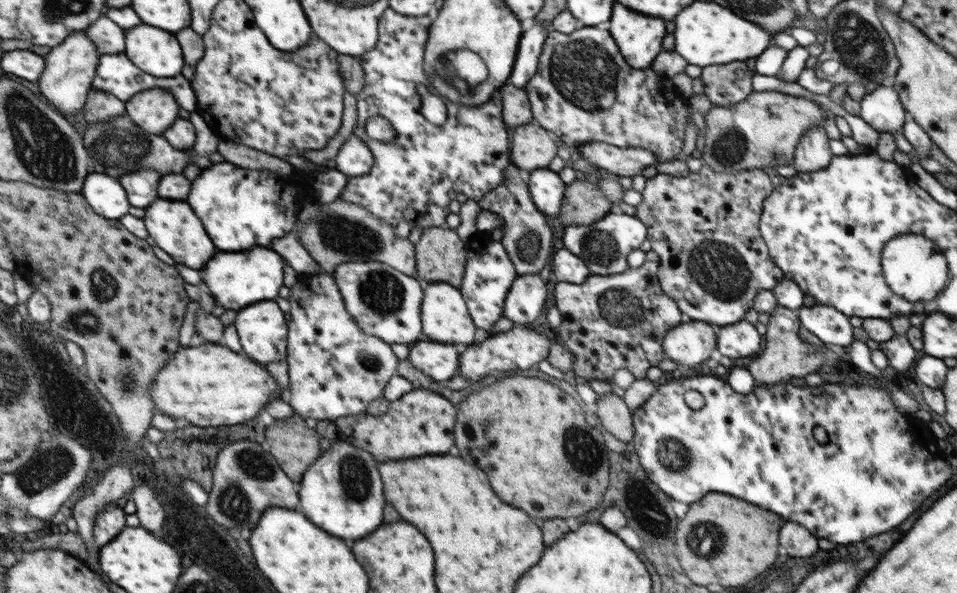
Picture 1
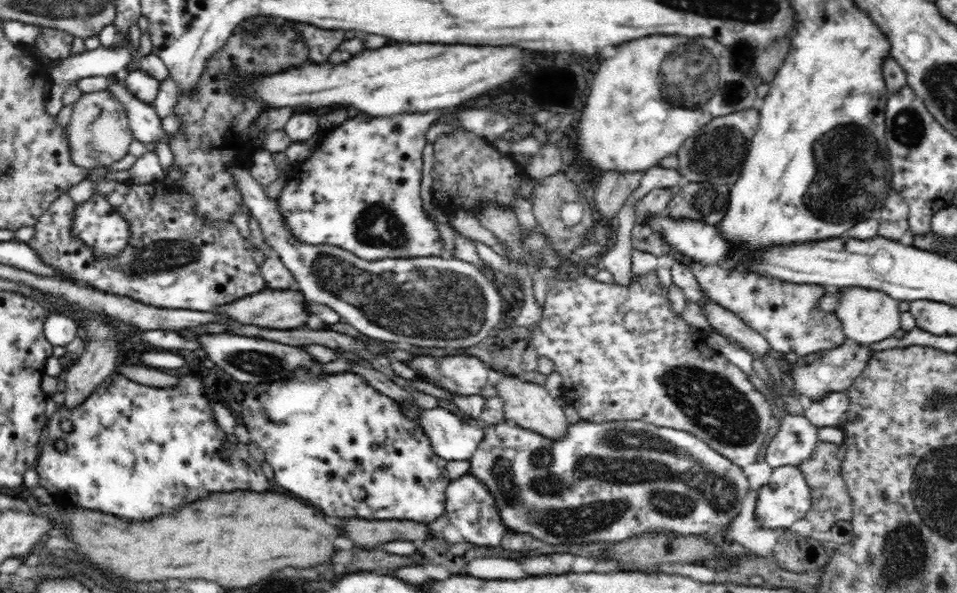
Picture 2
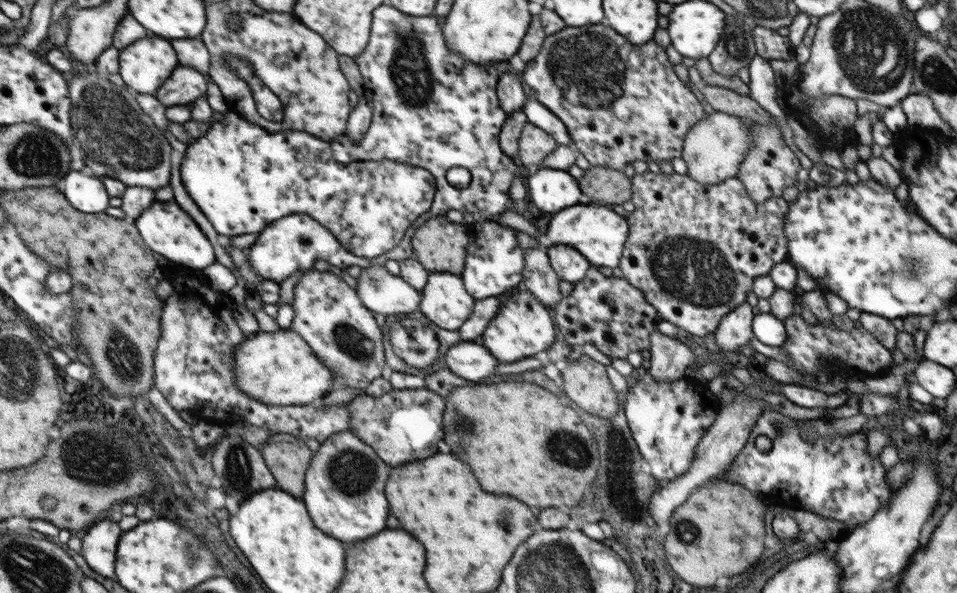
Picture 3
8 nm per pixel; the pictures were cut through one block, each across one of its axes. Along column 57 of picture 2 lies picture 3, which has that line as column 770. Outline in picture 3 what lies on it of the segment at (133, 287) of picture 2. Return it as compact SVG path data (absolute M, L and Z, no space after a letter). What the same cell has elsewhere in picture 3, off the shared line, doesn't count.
M635 174L632 179L632 197L631 201L636 206L635 210L626 215L629 224L629 235L624 245L623 255L619 261L619 267L622 271L622 278L626 279L632 286L642 290L644 298L648 300L650 306L654 306L660 316L668 322L675 324L681 333L687 336L706 336L711 332L715 332L720 324L720 319L726 316L730 310L738 307L738 305L746 302L749 292L753 291L754 279L758 276L766 276L770 270L782 262L786 262L788 257L789 238L784 233L784 222L786 222L786 214L788 214L789 204L782 197L770 198L766 203L756 205L748 197L744 184L735 176L727 178L718 185L704 185L692 180L688 175L682 174Z

